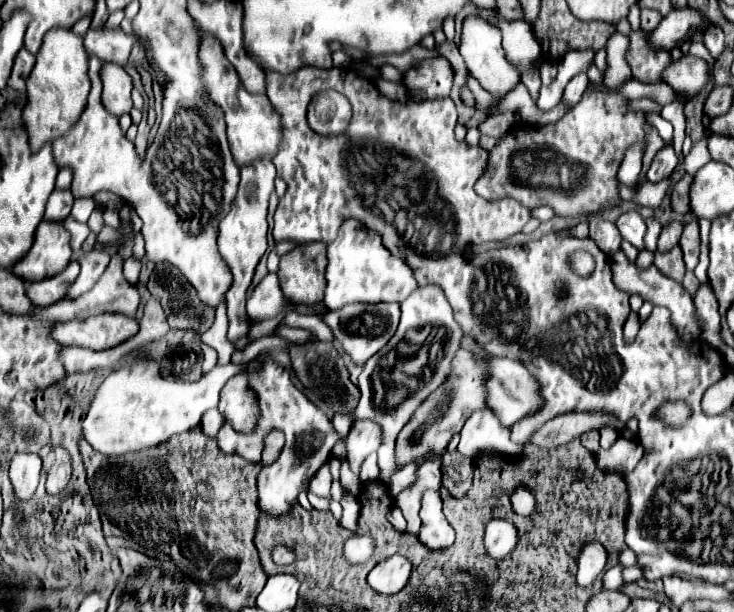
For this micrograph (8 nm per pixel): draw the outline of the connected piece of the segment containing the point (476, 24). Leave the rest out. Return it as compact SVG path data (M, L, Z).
M468 18L464 22L460 54L466 60L466 68L470 70L470 74L480 82L480 86L486 92L490 92L496 98L506 96L520 82L520 72L516 70L516 66L512 62L506 60L506 54L504 54L504 48L502 48L500 30L490 26L484 18Z

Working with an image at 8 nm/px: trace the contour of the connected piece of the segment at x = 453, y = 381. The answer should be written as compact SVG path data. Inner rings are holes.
M458 350L452 360L452 370L448 380L438 386L412 414L408 424L400 430L396 438L396 470L406 464L414 464L422 458L440 456L454 434L458 434L474 410L486 408L486 390L484 384L488 380L486 362L468 350Z

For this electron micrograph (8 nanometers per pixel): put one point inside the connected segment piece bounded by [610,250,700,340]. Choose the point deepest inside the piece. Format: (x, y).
(649, 283)

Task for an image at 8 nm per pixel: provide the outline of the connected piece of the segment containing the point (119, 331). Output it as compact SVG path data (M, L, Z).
M100 314L88 320L70 320L56 324L52 338L64 346L84 346L90 350L106 350L118 346L138 332L138 322L124 314Z

